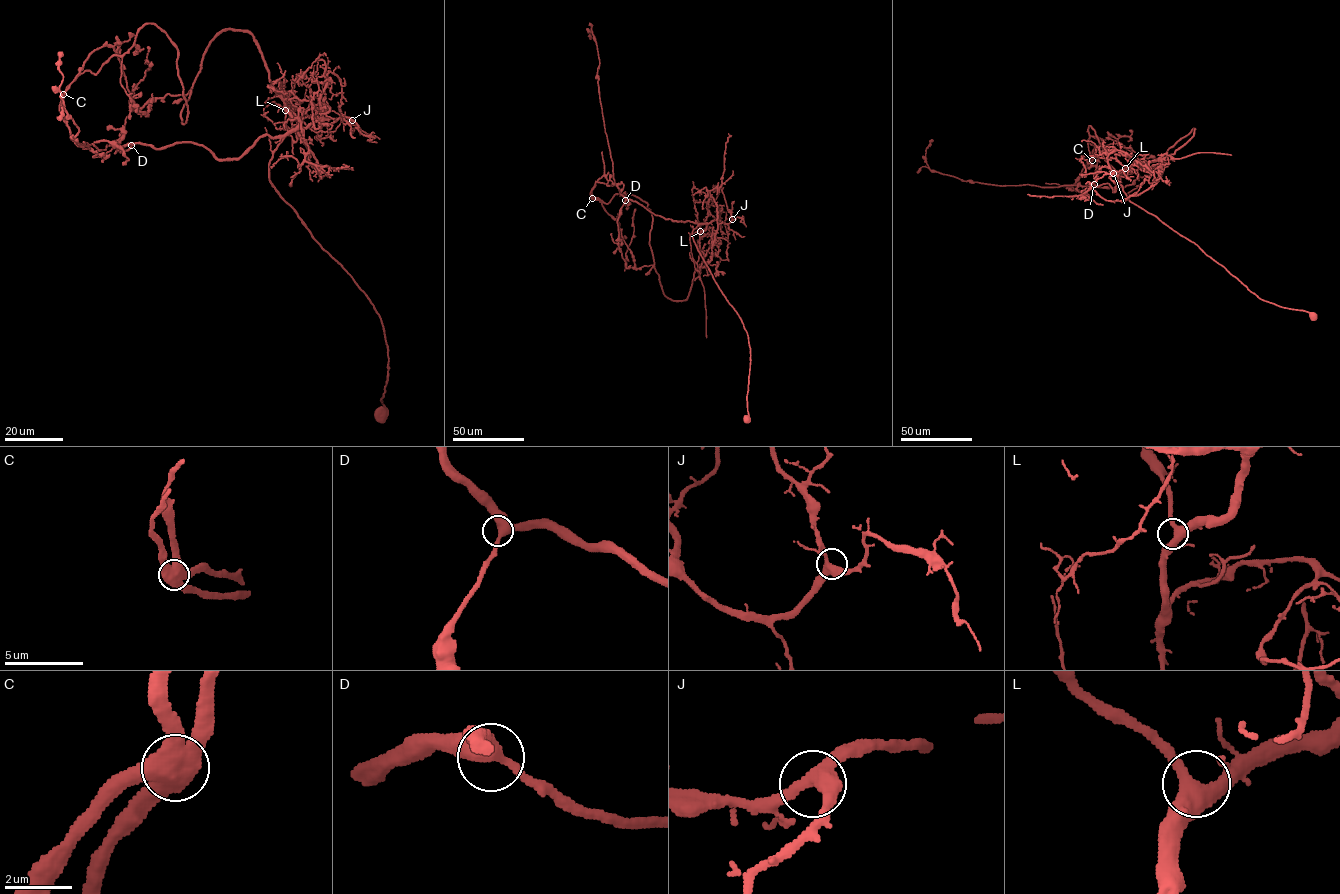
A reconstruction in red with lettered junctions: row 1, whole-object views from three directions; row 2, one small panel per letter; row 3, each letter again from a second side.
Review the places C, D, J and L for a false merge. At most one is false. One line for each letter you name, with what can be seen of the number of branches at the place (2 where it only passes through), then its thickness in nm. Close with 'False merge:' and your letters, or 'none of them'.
C: 3 branches meet; 600 nm thick
False merge: C

